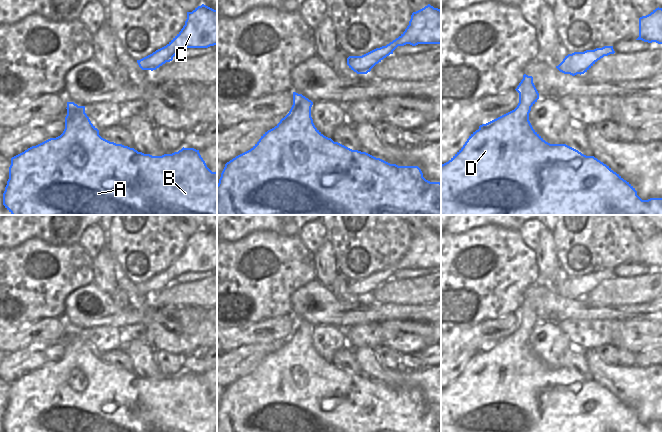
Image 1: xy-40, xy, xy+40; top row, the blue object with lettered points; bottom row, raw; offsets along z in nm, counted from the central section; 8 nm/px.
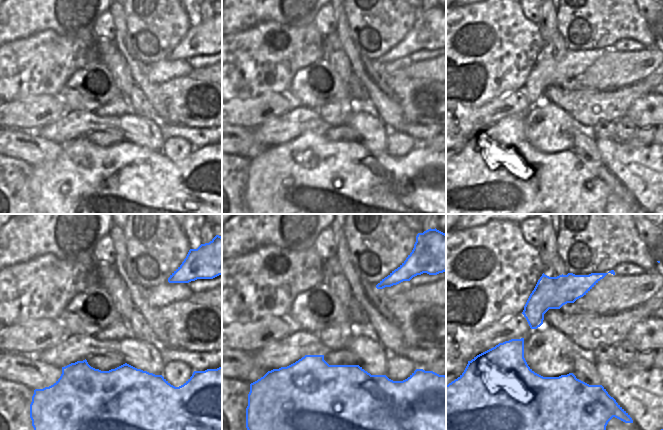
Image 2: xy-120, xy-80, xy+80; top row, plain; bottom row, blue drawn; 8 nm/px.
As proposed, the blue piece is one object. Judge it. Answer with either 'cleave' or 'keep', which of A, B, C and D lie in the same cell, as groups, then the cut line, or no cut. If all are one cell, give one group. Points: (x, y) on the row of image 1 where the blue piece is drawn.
keep; groups A B C D; cut none

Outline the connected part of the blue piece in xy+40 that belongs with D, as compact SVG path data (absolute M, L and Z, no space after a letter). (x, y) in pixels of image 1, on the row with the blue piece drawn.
M524 74L515 90L519 93L517 107L480 125L479 129L469 136L463 147L448 162L441 165L441 215L662 215L662 198L642 200L629 182L594 156L586 156L566 144L550 144L533 129L529 113L539 99L539 93L532 76Z

